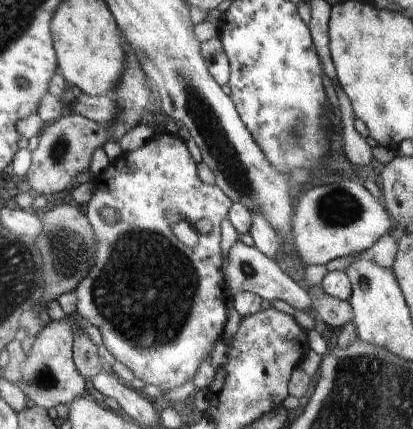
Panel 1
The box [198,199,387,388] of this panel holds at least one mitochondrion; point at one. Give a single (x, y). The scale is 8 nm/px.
(248, 271)

